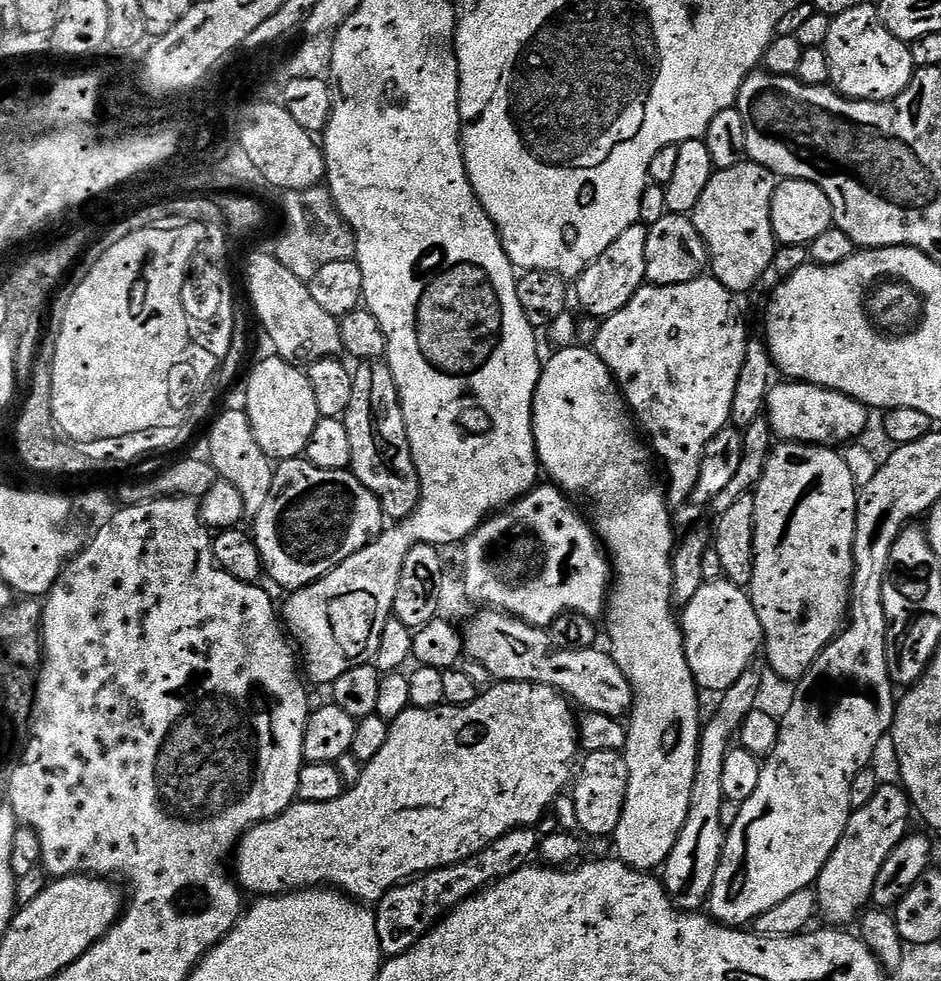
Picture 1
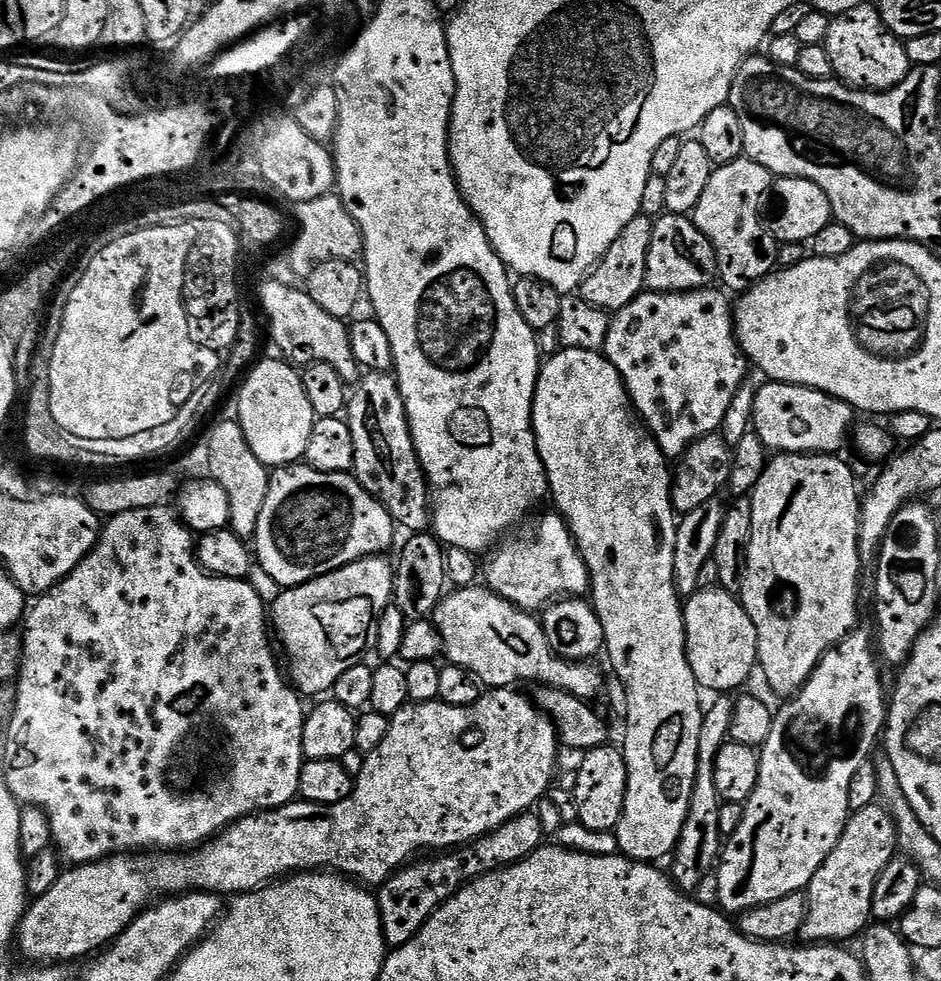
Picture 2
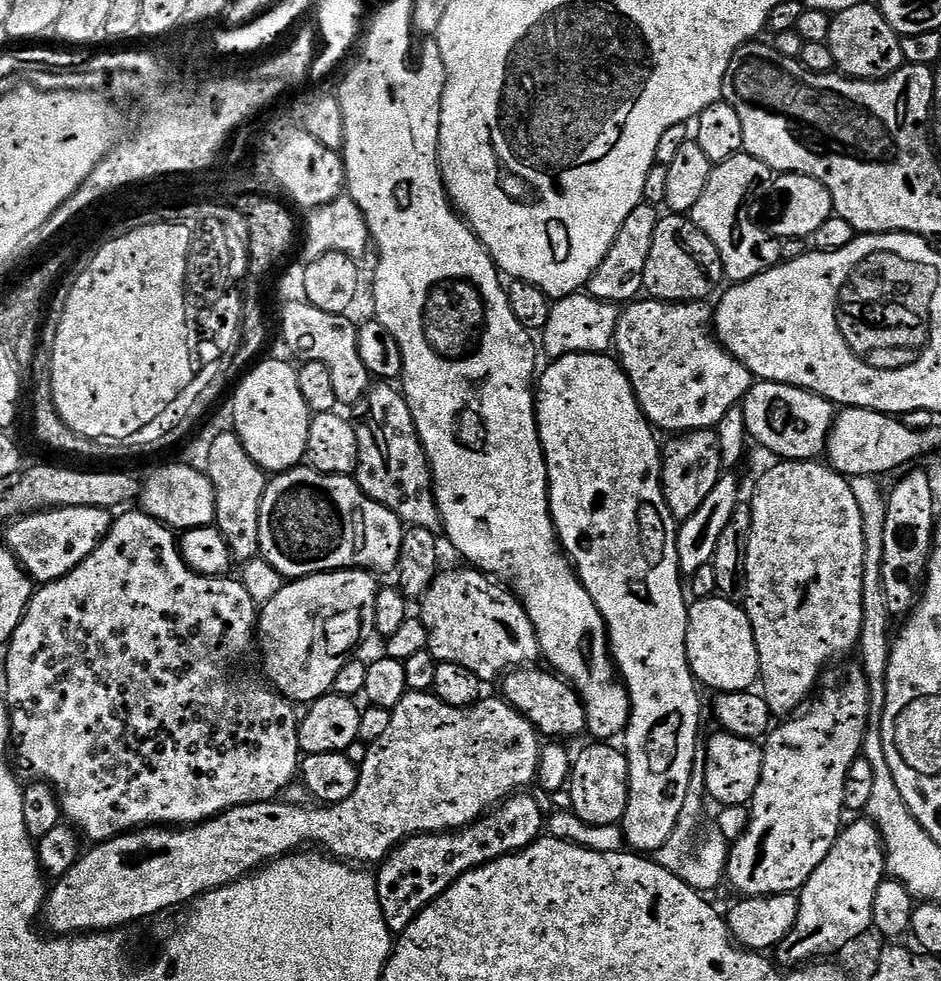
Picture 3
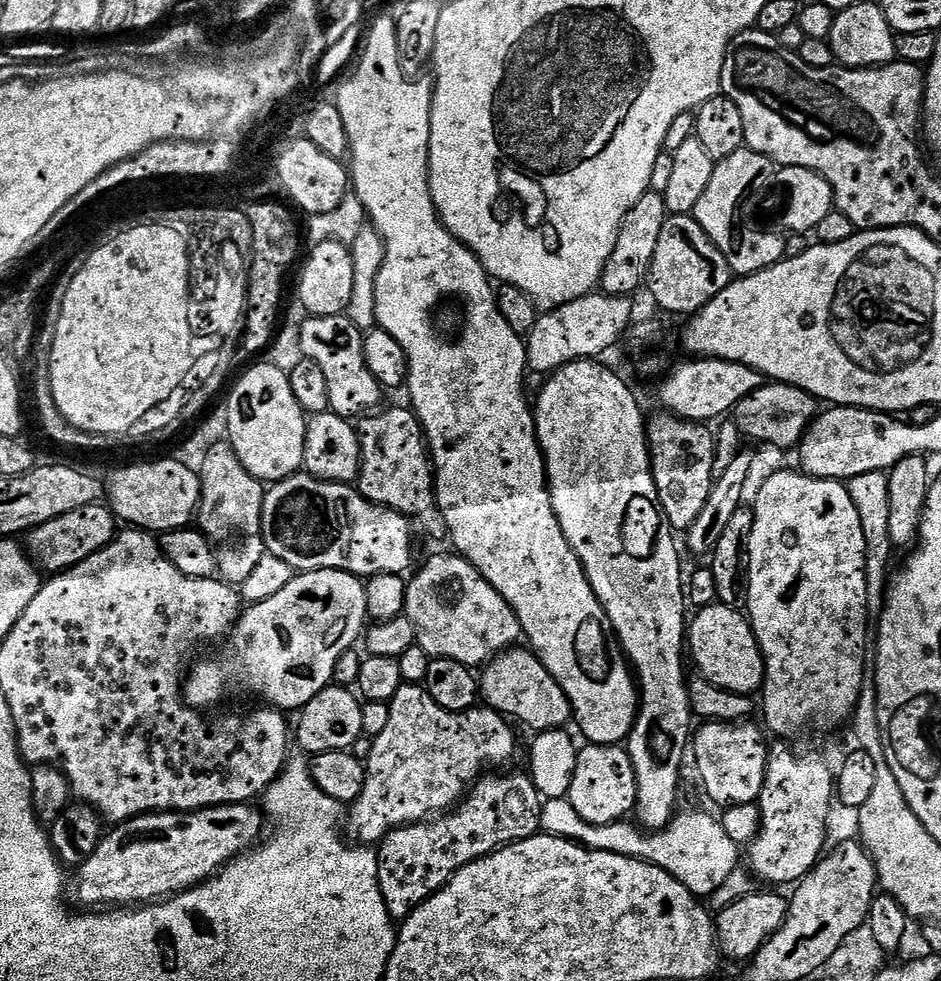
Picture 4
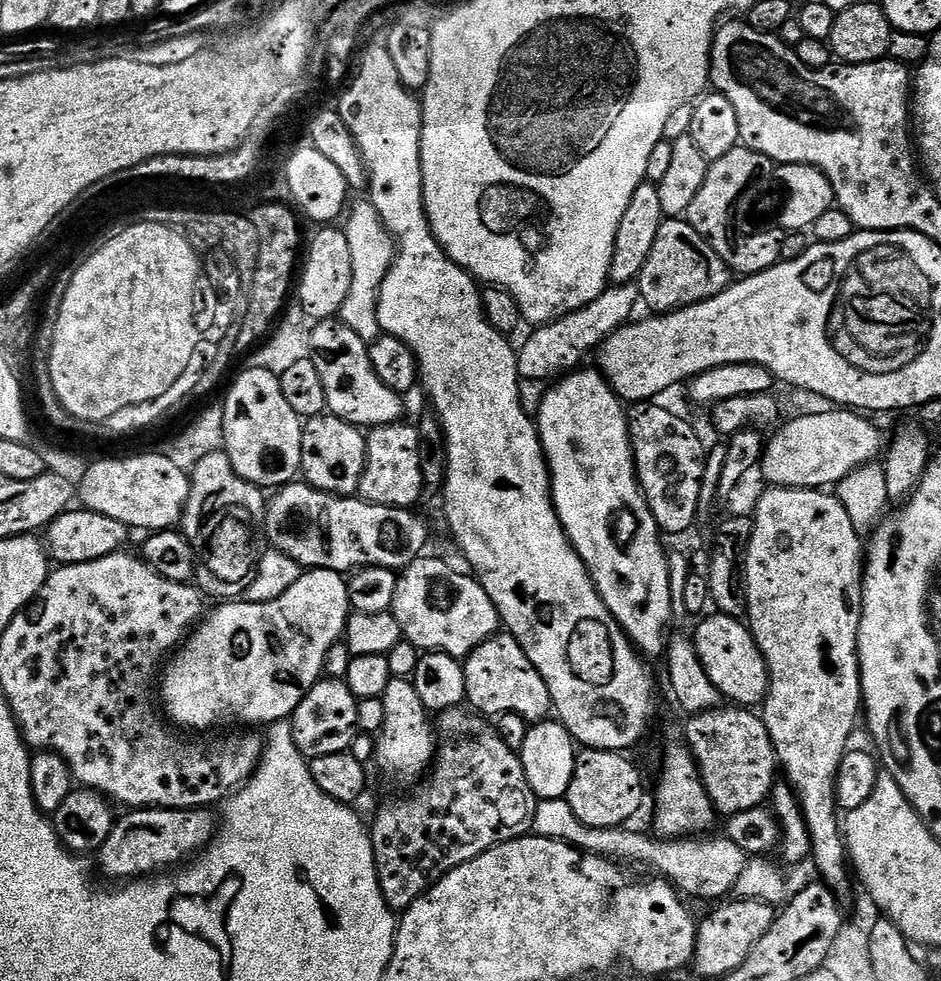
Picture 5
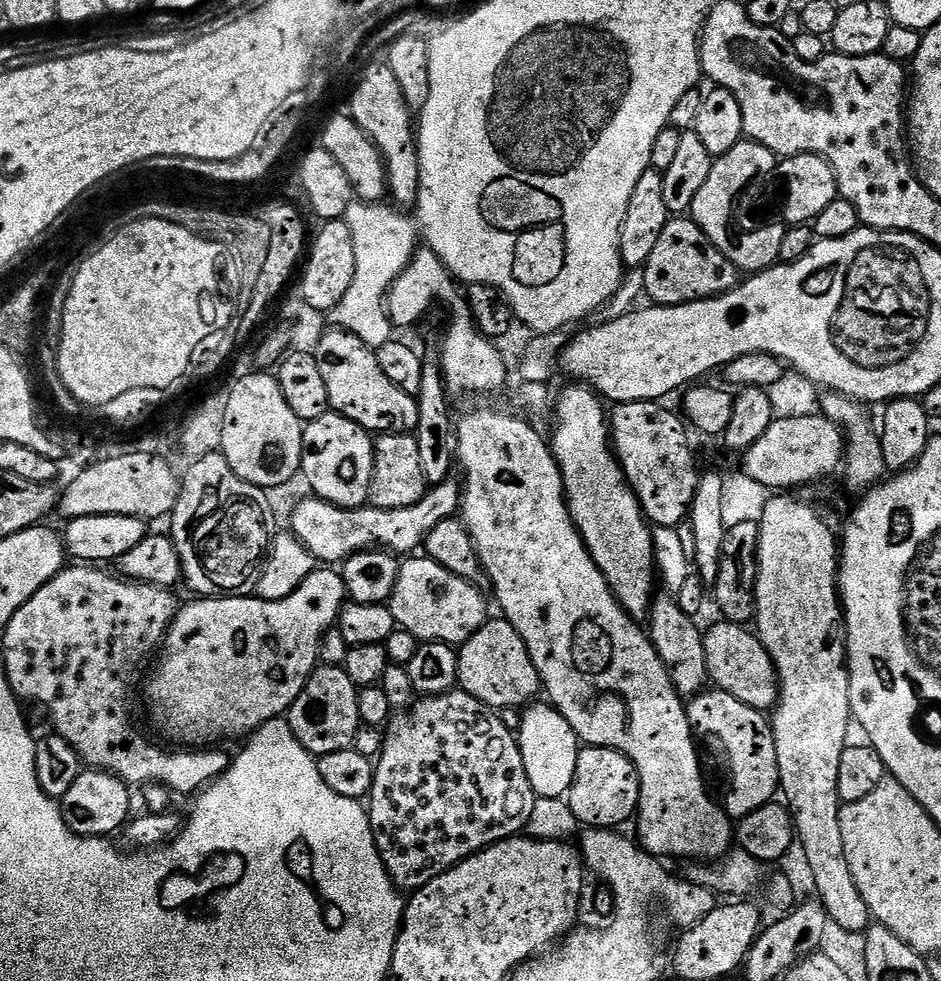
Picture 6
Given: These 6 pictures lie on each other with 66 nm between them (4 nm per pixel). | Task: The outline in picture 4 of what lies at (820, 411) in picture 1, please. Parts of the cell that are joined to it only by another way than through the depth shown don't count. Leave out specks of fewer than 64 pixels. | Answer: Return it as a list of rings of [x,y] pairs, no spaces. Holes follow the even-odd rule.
[[[768,382],[736,404],[734,423],[741,437],[748,439],[749,436],[750,439],[757,440],[757,445],[773,444],[776,447],[791,450],[799,445],[817,415],[817,401],[809,392],[795,388],[793,384]]]

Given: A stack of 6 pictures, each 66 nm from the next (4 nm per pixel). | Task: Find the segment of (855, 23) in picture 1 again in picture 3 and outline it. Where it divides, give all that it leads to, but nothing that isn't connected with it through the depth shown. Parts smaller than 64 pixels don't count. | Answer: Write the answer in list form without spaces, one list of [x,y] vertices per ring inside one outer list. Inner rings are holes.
[[[872,2],[835,13],[826,43],[830,54],[834,54],[836,68],[854,80],[884,80],[905,65],[900,36]]]

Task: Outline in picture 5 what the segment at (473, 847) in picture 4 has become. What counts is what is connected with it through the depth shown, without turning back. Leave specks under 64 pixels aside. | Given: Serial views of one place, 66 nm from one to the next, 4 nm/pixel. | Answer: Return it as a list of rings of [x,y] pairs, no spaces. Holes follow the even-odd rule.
[[[476,732],[465,740],[441,743],[426,779],[413,788],[409,796],[386,801],[370,820],[380,889],[394,910],[408,908],[447,872],[478,858],[495,844],[529,835],[536,823],[538,797],[526,778],[517,749],[492,732]]]

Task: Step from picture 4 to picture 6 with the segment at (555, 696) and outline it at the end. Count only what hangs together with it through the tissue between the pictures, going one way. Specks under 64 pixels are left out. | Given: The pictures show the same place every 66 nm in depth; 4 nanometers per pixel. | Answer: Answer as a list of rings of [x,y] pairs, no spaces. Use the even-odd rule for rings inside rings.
[[[489,619],[466,643],[459,645],[456,661],[459,687],[493,710],[520,710],[541,695],[540,675],[526,650],[526,642],[522,642],[518,630],[508,620]]]

